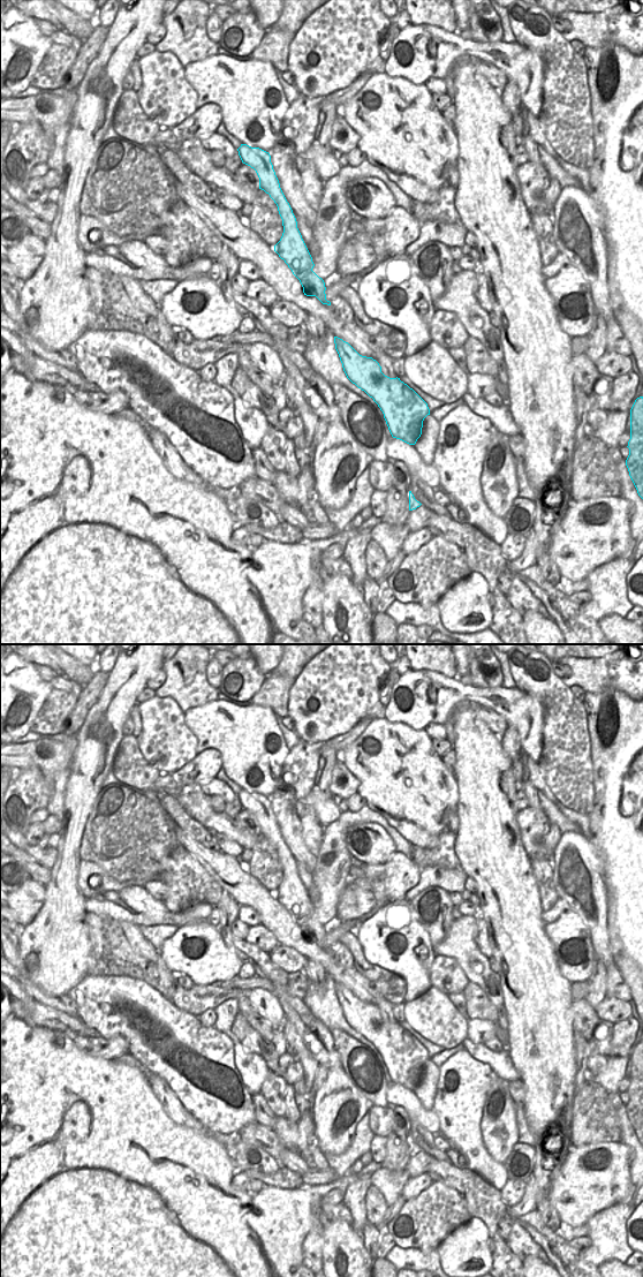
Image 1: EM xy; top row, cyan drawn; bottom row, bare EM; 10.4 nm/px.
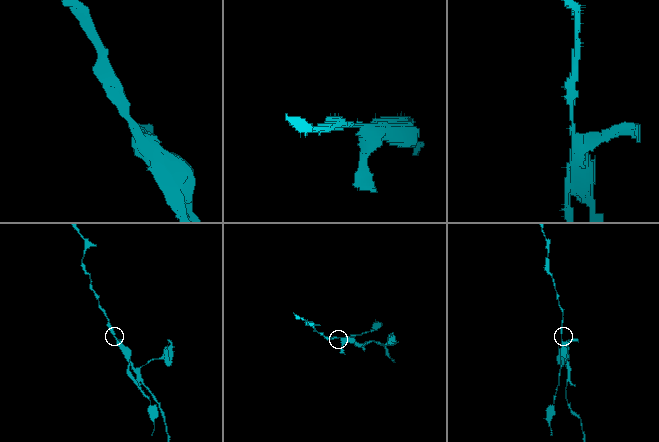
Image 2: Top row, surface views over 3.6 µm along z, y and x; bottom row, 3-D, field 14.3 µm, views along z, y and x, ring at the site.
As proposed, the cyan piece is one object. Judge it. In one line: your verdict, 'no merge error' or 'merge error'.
merge error

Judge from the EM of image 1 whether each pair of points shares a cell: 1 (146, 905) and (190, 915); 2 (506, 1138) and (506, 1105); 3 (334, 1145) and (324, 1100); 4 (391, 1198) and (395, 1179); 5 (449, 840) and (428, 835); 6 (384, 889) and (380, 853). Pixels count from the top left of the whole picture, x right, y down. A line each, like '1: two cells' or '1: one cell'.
1: one cell
2: one cell
3: one cell
4: one cell
5: two cells
6: two cells

